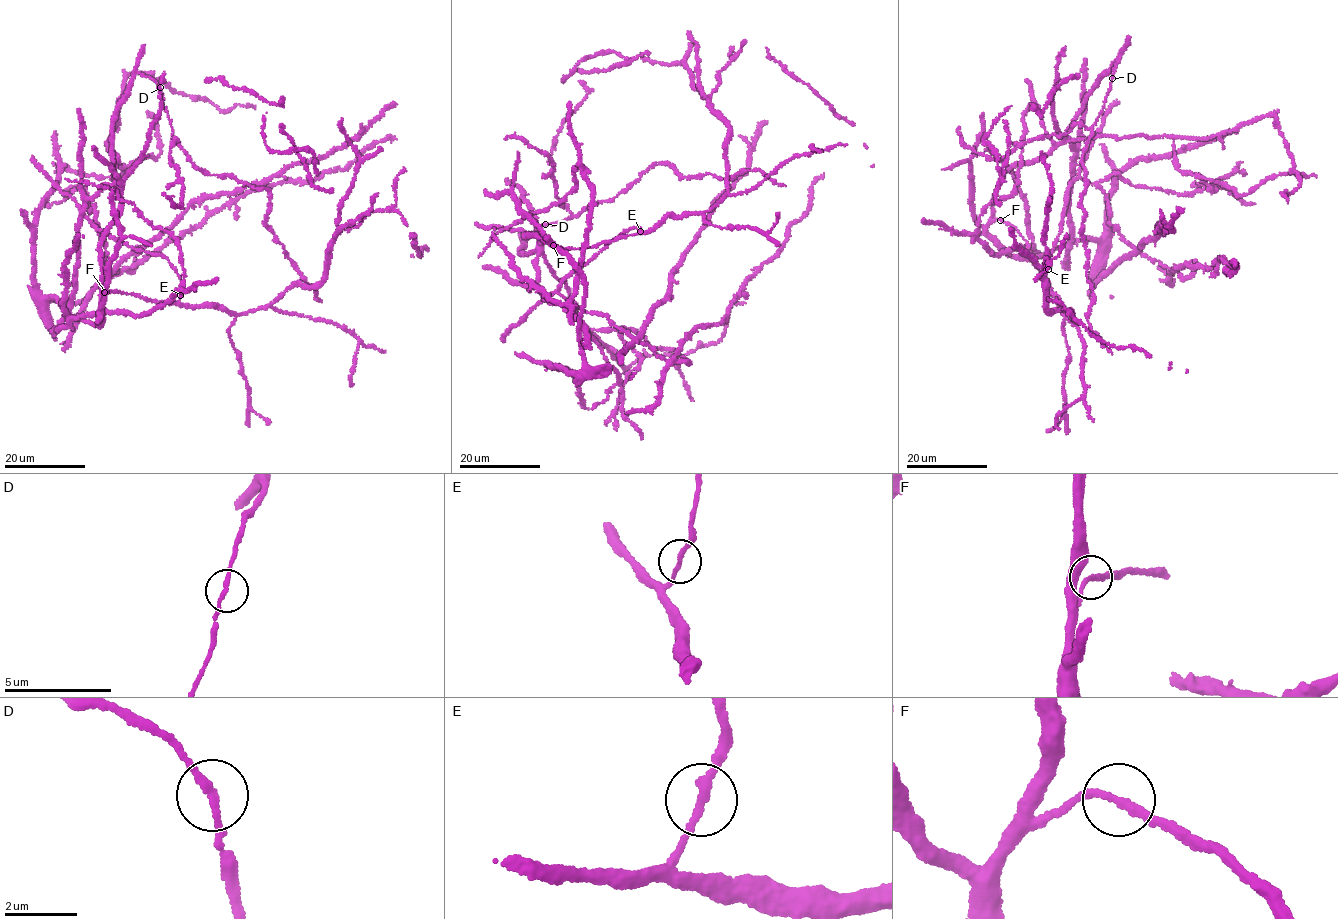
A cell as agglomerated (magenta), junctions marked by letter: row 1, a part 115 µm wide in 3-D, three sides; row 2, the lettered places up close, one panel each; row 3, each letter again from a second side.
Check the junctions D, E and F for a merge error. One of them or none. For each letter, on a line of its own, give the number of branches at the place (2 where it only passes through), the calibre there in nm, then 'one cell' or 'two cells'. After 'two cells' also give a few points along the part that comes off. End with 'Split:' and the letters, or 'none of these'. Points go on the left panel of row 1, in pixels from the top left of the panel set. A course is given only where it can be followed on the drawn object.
D: 2 branches meet; 180 nm thick; one cell
E: 2 branches meet; 200 nm thick; one cell
F: 2 branches meet; 200 nm thick; one cell
Split: none of these

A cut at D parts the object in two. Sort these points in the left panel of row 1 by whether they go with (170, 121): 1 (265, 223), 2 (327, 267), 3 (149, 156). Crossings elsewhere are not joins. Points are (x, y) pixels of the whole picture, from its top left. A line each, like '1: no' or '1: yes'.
1: yes
2: no
3: no

